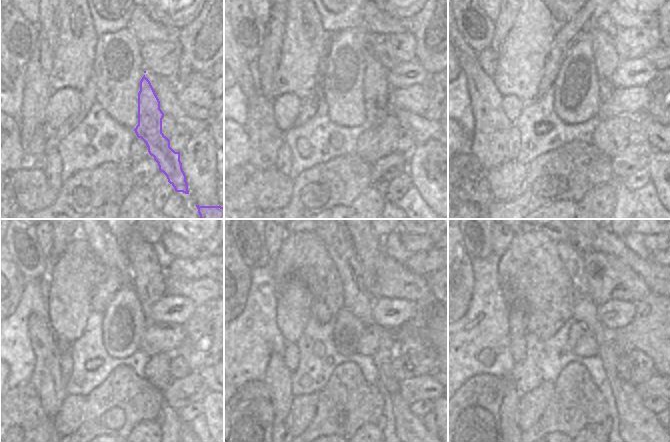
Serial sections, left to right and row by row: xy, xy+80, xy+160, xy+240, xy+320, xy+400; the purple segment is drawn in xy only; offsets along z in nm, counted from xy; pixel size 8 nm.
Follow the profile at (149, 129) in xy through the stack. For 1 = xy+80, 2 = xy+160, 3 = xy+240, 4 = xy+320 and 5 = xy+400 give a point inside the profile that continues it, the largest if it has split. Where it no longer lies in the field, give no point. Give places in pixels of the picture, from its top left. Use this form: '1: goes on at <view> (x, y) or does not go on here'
1: goes on at xy+80 (376, 87)
2: goes on at xy+160 (600, 54)
3: goes on at xy+240 (148, 275)
4: goes on at xy+320 (367, 245)
5: goes on at xy+400 (582, 239)

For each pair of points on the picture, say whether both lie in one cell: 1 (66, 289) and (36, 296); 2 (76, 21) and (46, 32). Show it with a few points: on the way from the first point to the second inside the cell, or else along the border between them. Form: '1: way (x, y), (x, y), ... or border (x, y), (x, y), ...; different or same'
1: border (46, 299), (50, 321); different
2: border (60, 10), (60, 34), (54, 50); different

